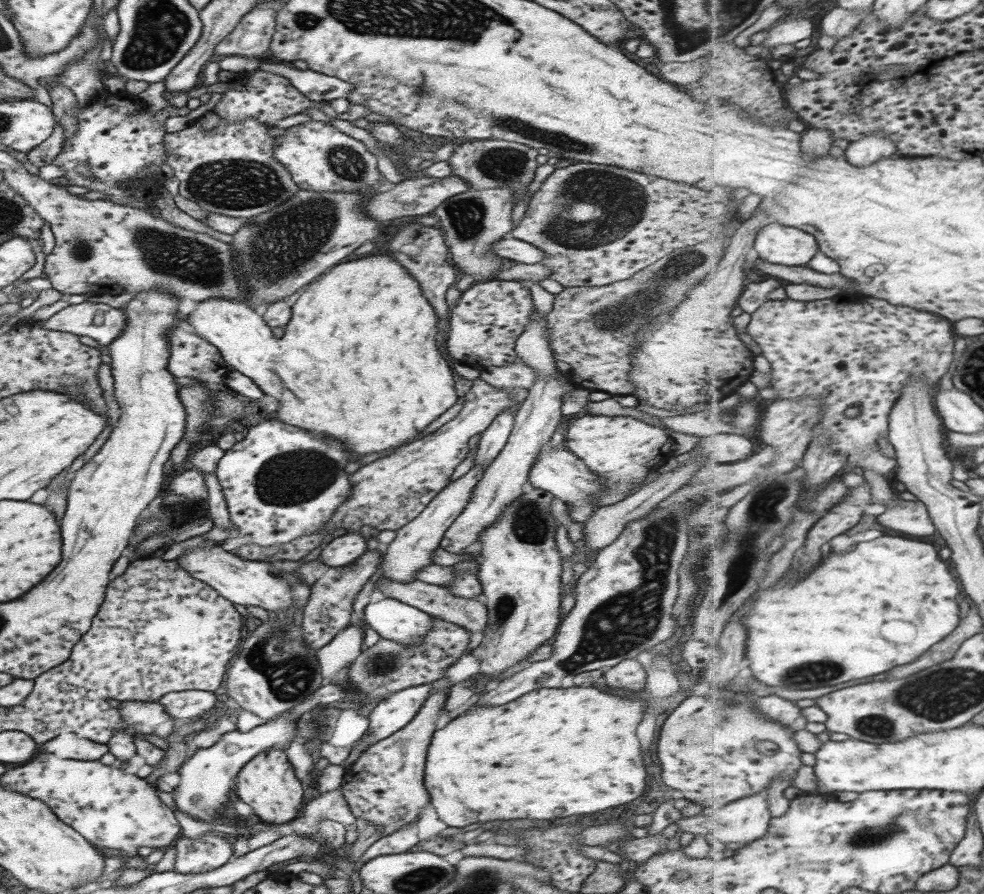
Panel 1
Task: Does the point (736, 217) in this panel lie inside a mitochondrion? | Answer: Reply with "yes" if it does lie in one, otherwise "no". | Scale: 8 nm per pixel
no

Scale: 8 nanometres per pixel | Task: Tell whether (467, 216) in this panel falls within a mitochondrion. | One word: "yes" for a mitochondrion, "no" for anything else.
yes

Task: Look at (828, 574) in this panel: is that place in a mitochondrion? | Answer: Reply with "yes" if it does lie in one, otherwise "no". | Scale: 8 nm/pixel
no

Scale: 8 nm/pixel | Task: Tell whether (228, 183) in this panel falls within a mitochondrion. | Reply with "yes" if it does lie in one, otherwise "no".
yes

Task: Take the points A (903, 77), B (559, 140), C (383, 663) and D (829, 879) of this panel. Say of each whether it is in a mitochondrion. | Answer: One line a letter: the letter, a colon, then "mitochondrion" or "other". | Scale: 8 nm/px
A: other
B: mitochondrion
C: mitochondrion
D: other

